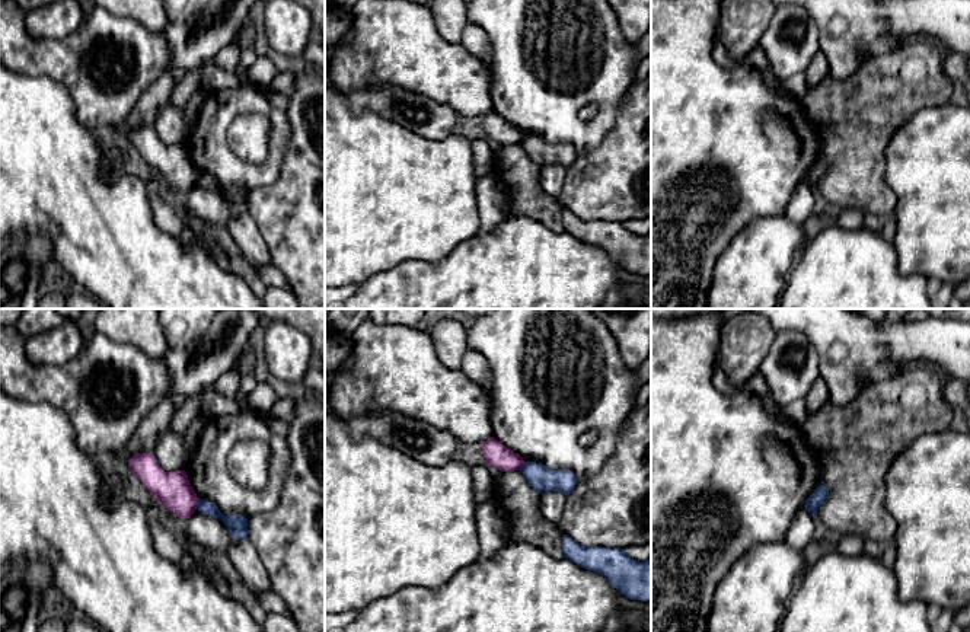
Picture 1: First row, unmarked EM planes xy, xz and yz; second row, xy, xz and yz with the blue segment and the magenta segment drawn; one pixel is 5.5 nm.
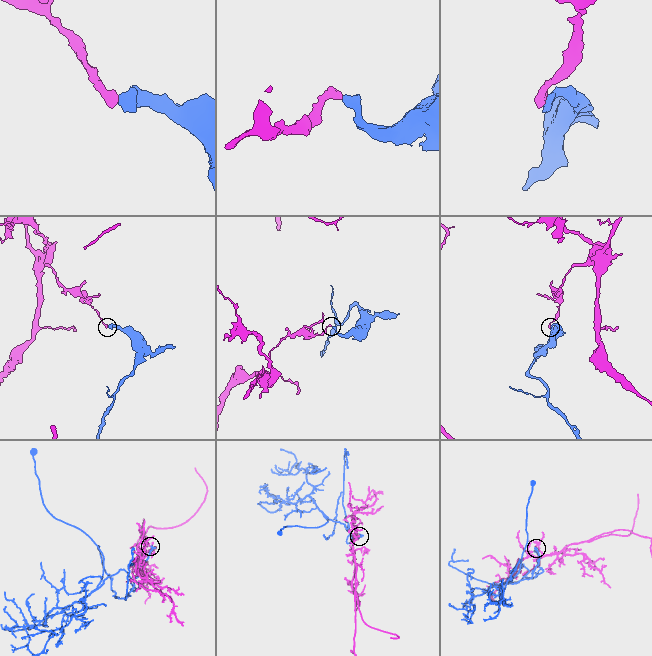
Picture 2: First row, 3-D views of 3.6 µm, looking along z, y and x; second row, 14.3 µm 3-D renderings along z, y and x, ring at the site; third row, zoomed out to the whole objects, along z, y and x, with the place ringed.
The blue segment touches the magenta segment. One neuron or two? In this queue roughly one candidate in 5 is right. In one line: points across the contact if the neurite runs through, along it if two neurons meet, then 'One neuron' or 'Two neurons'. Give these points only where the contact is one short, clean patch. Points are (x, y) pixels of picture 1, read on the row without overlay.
Boundary: xy (200, 174), (195, 182). Two neurons

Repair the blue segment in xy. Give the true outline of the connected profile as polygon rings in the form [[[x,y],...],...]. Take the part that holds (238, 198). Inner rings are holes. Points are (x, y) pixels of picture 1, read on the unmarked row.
[[[200,173],[197,183],[205,189],[220,192],[226,198],[226,201],[229,202],[234,214],[248,211],[248,192],[246,191],[240,188],[224,189],[218,183],[218,181],[208,173]]]

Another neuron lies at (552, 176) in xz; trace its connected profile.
[[[548,165],[540,167],[540,186],[551,195],[558,198],[564,188],[564,181],[567,178],[567,169],[558,165]]]

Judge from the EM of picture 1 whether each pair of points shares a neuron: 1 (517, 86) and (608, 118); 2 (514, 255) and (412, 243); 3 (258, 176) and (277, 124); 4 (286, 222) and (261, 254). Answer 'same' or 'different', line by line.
1: same
2: different
3: same
4: different

